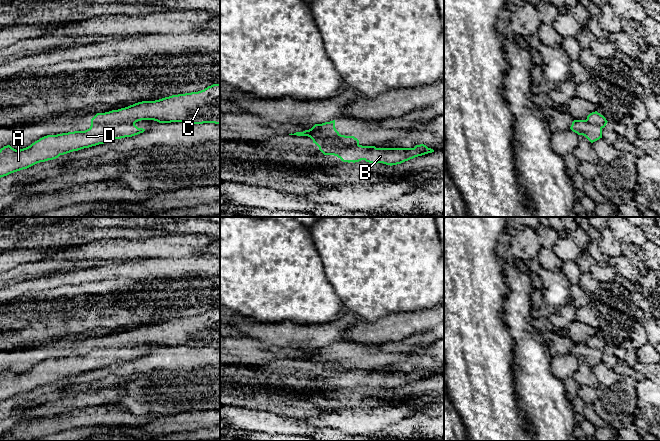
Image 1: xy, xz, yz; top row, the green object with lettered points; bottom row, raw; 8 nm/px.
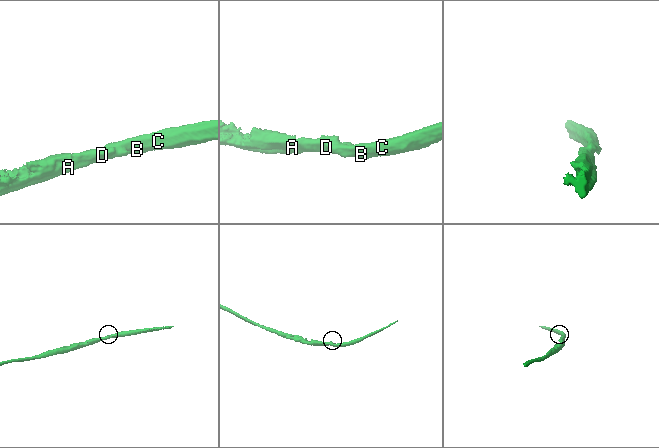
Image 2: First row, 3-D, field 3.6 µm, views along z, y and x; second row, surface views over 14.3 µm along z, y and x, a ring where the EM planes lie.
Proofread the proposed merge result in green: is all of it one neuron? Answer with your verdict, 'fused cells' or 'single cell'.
fused cells

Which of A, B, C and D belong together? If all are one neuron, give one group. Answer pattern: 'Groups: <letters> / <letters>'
Groups: A D / B C

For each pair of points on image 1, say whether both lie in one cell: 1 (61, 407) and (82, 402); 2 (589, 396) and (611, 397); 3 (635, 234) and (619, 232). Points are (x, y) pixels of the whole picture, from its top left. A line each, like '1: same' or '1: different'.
1: same
2: different
3: same

